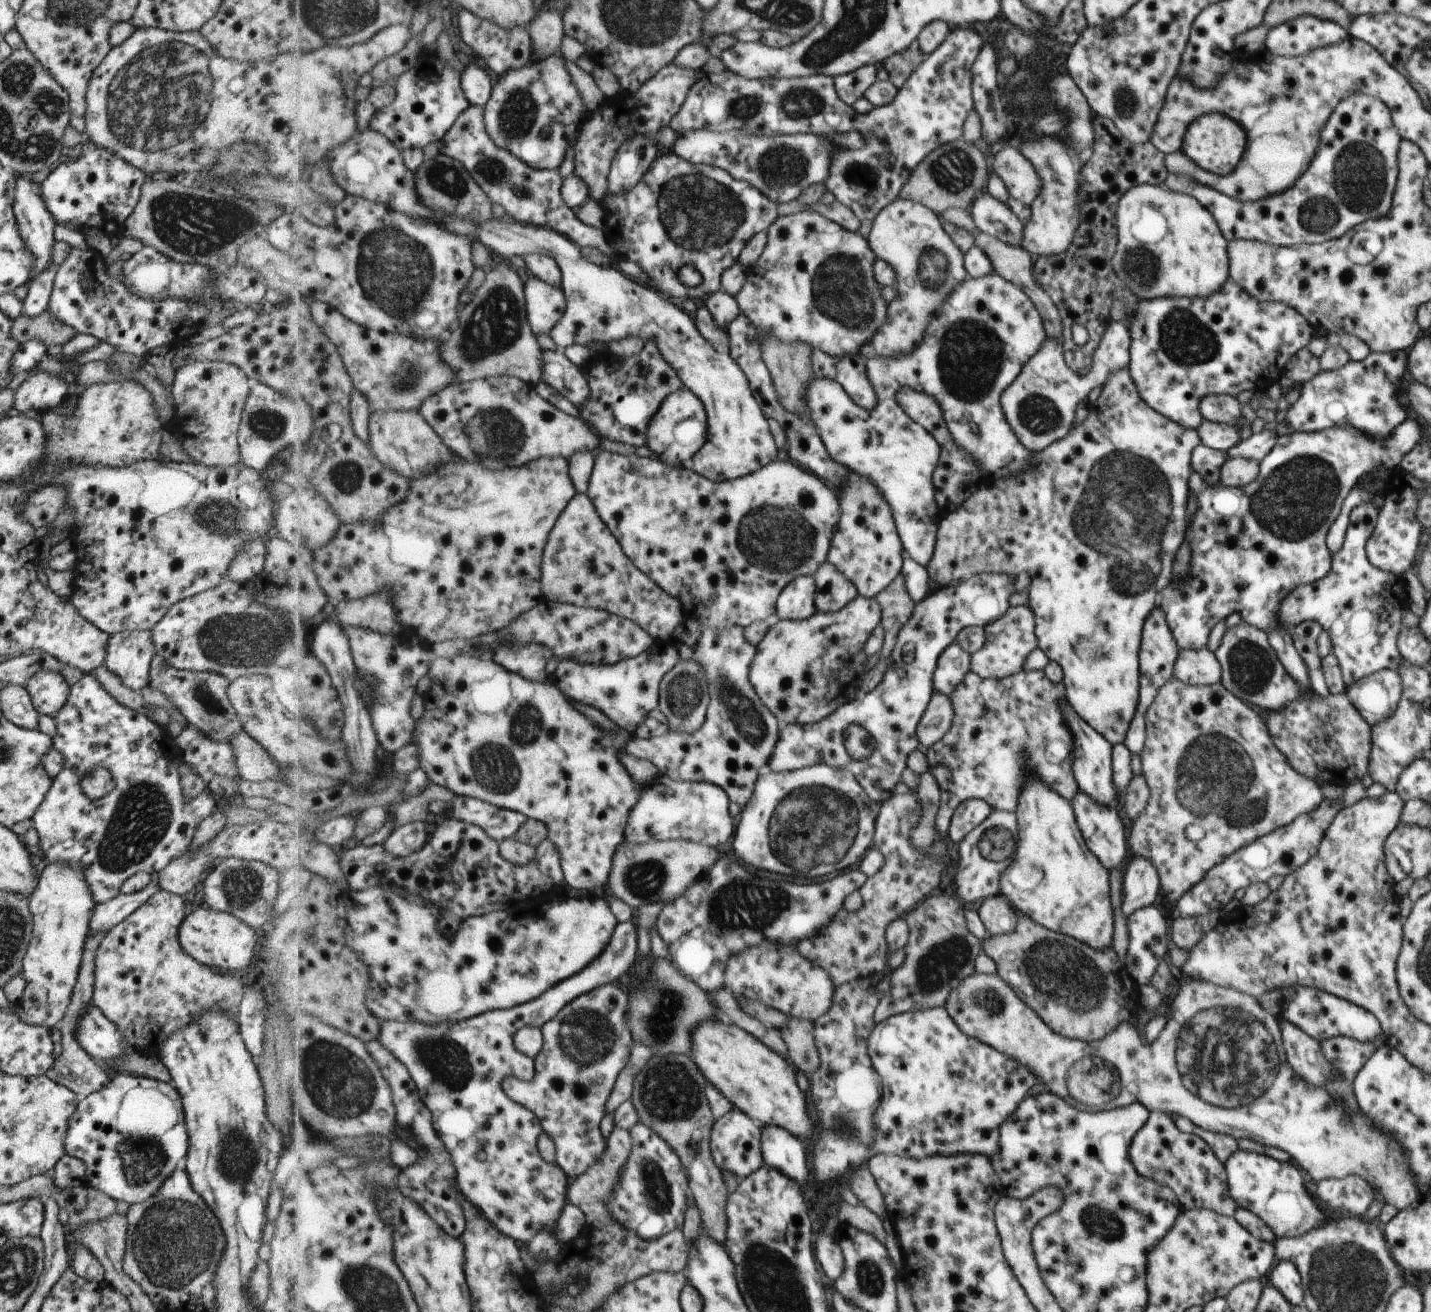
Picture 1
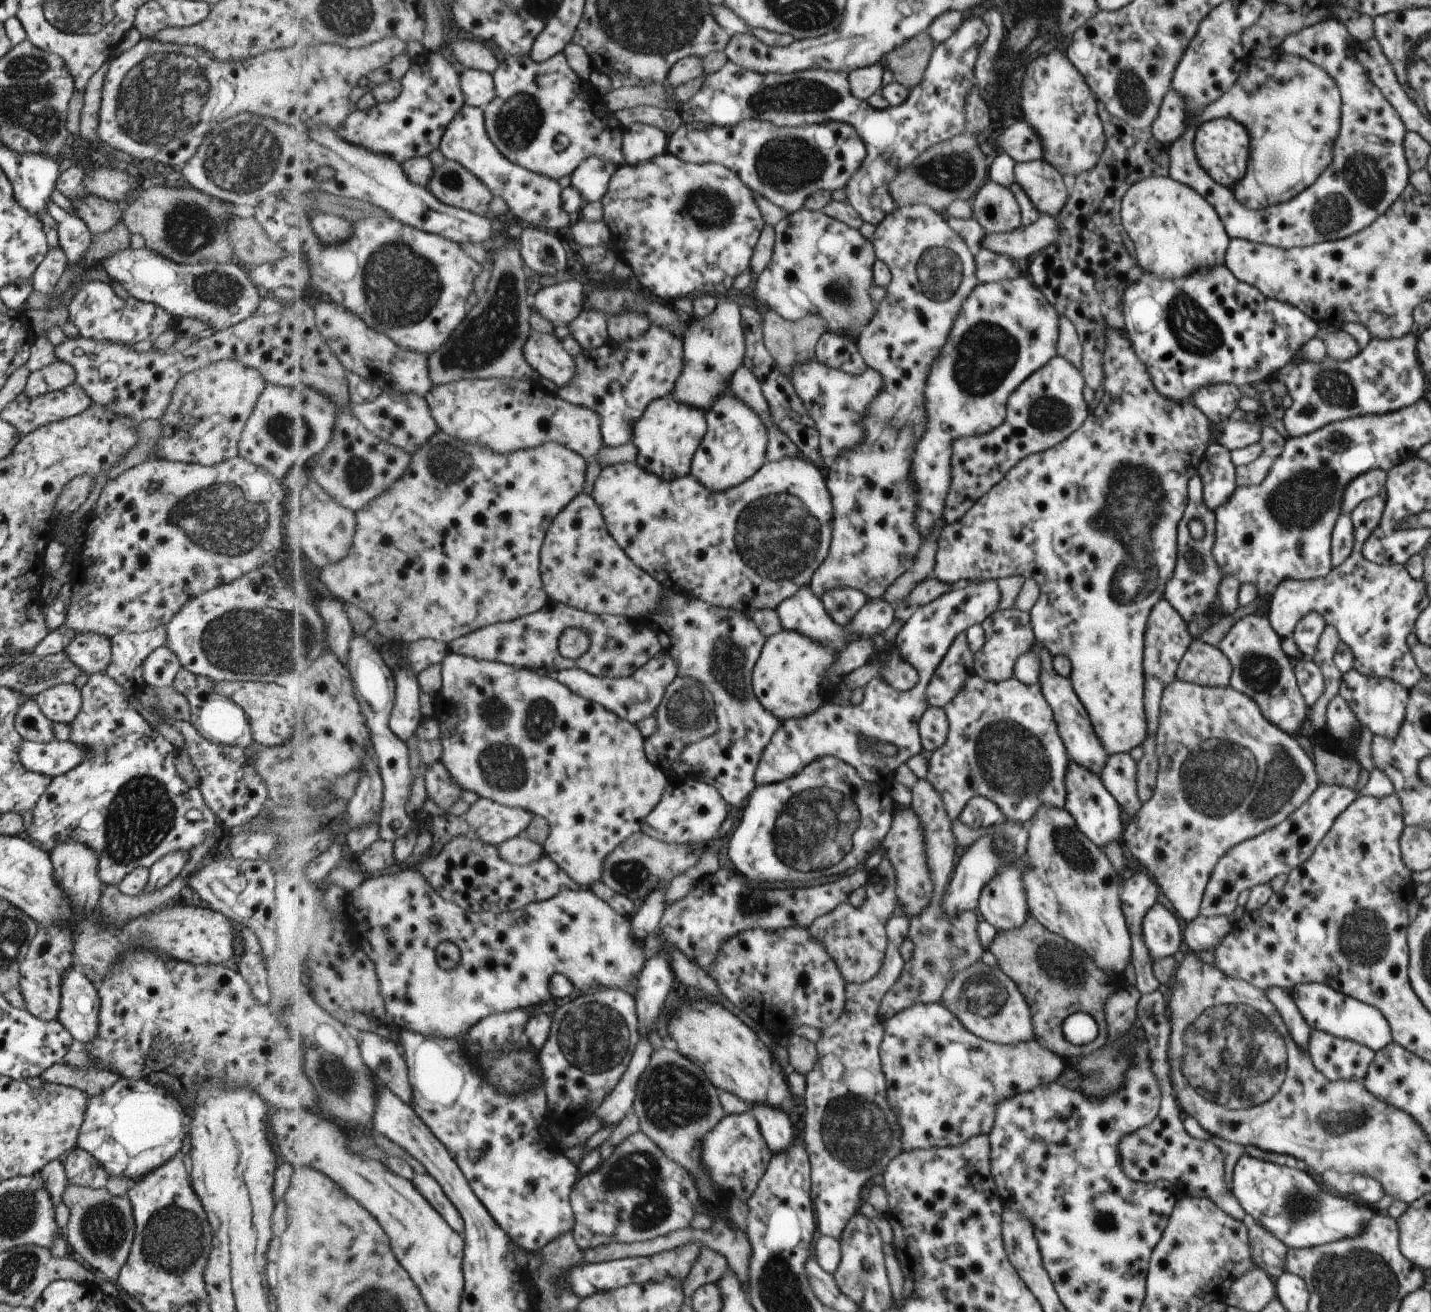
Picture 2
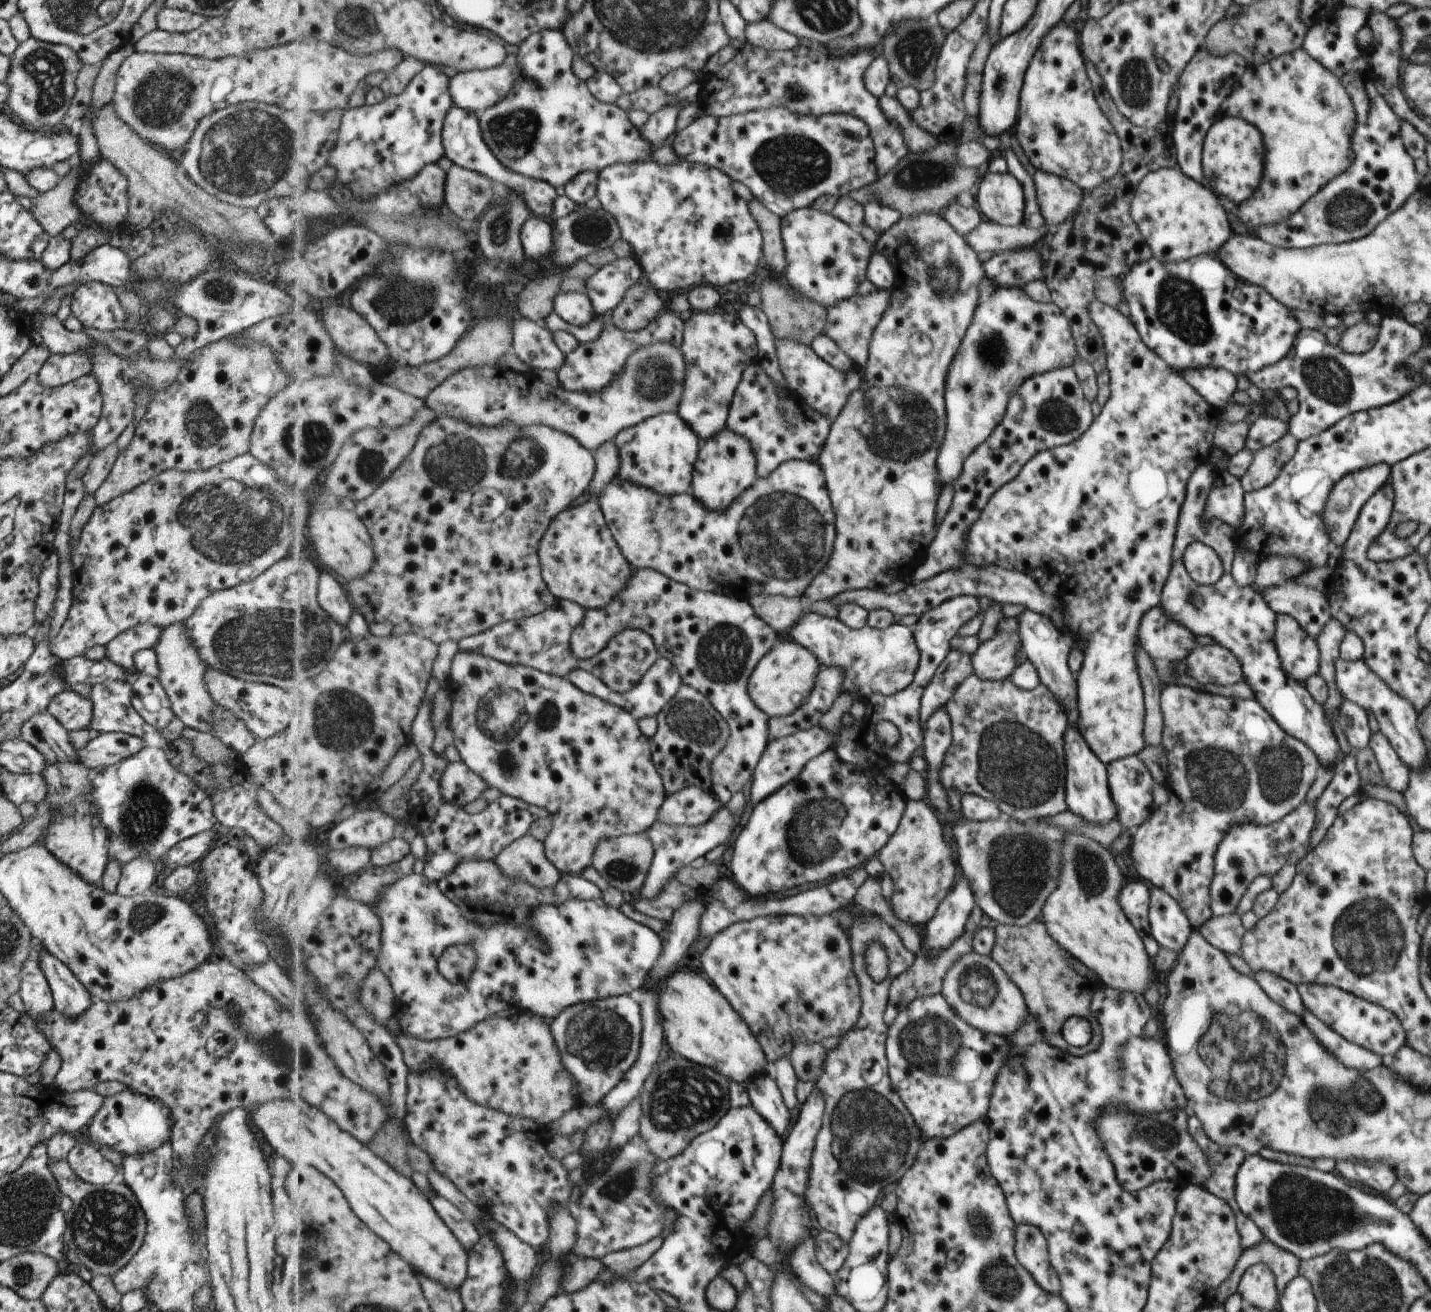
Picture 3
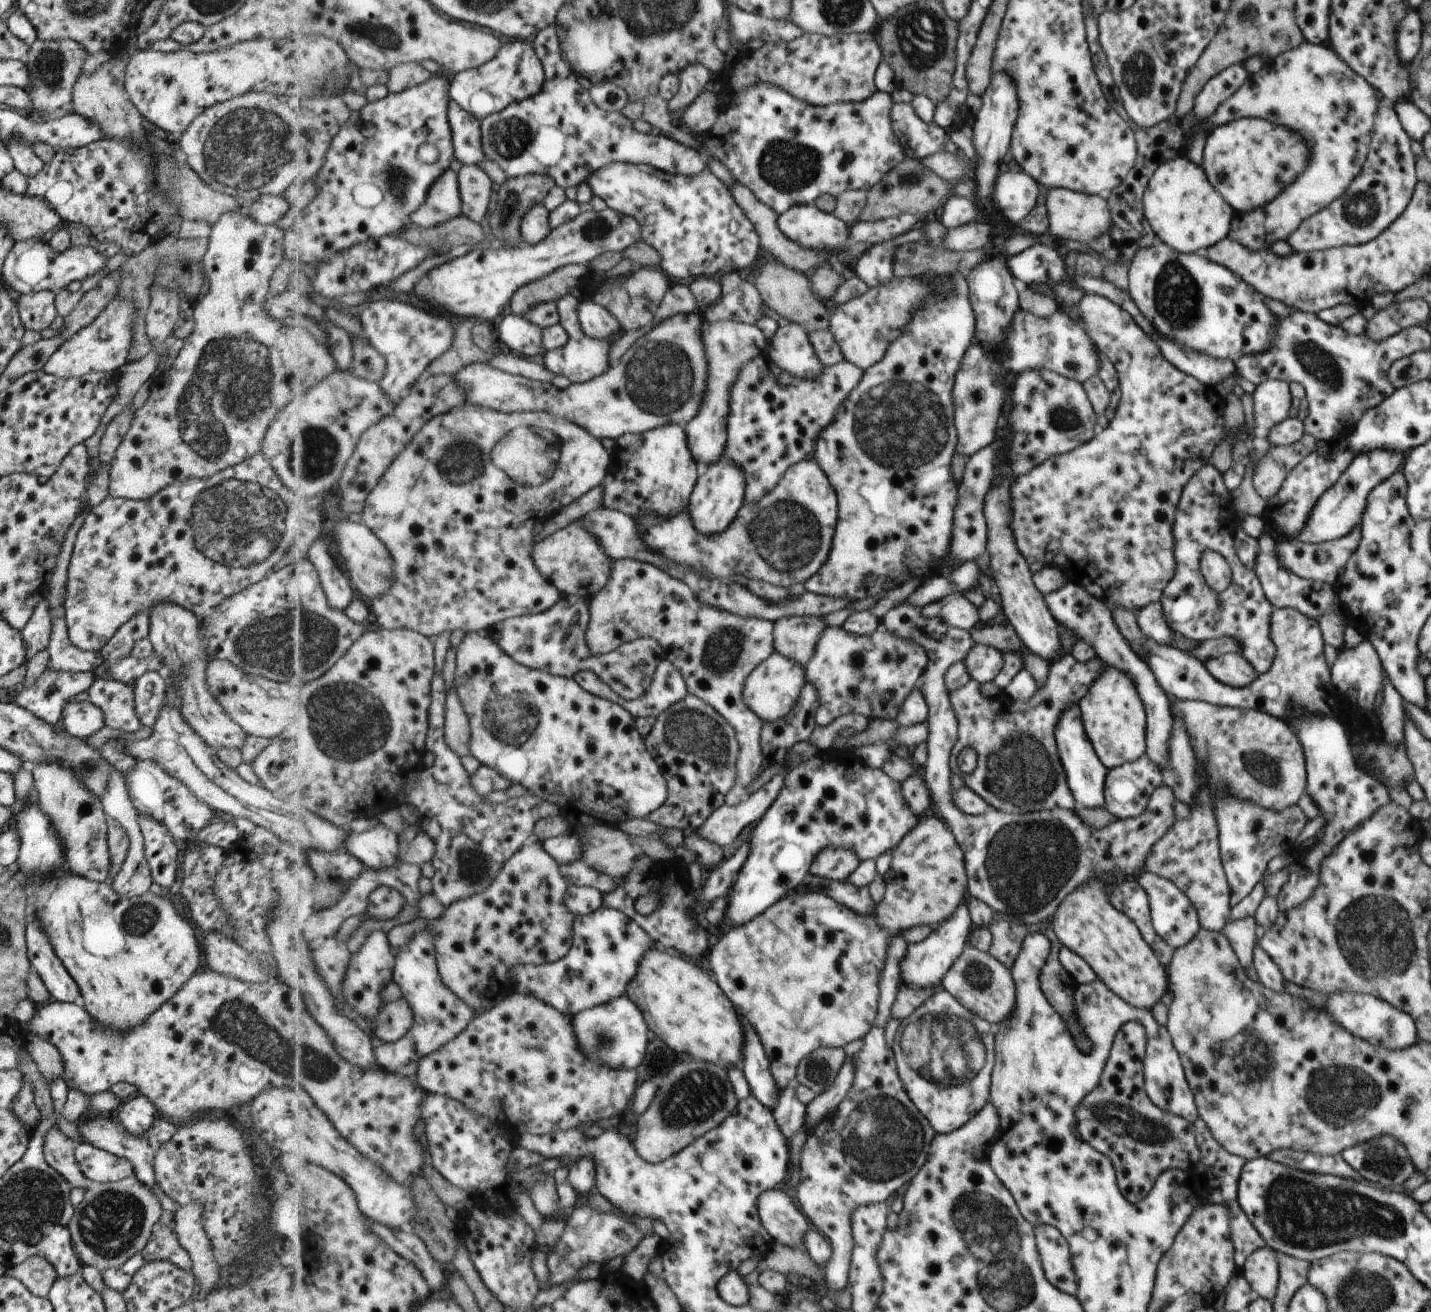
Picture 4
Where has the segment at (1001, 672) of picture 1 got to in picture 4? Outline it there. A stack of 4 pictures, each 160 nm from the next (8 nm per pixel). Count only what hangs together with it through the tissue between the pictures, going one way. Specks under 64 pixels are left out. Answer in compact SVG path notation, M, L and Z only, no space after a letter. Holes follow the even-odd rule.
M976 644L967 652L962 662L970 679L983 686L985 683L990 684L995 674L1001 670L1003 658L991 646Z

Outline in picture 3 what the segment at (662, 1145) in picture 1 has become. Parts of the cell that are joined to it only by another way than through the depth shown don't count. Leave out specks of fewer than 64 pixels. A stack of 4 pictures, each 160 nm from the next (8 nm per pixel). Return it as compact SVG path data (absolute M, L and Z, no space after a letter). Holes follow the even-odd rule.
M638 1134L631 1138L625 1146L614 1153L613 1162L609 1164L599 1178L595 1178L591 1184L585 1187L574 1188L569 1202L570 1214L575 1217L578 1225L578 1238L575 1242L574 1250L570 1255L573 1259L601 1259L609 1254L631 1249L640 1245L648 1244L661 1234L663 1222L663 1212L665 1206L655 1198L653 1194L653 1172L659 1164L659 1158L649 1150L647 1140Z

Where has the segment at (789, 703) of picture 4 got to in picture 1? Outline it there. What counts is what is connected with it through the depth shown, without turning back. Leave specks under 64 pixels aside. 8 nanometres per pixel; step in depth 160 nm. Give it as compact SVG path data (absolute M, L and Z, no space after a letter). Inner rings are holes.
M861 595L836 613L824 613L819 610L811 619L804 621L776 618L773 620L765 638L757 645L750 679L765 706L775 714L783 726L816 723L832 715L842 704L853 702L860 696L860 686L867 674L865 663L869 658L865 654L864 646L876 628L881 626L883 614L880 601L875 597Z

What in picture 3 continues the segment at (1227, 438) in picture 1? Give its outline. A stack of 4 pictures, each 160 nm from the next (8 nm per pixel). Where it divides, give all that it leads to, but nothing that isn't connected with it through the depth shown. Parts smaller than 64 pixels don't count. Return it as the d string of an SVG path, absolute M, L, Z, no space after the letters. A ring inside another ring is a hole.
M1267 414L1249 424L1244 447L1251 452L1257 451L1264 446L1274 444L1286 433L1288 433L1288 424Z

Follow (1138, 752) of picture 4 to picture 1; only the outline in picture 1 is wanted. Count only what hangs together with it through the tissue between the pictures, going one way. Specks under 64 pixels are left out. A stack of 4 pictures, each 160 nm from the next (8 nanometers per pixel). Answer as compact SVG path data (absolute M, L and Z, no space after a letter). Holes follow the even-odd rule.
M1127 367L1110 372L1102 384L1100 396L1086 405L1087 416L1071 428L1069 434L1056 440L1051 446L1032 454L1032 463L1024 471L1009 473L994 481L985 482L968 496L955 512L942 516L938 531L936 552L926 566L930 577L941 587L967 580L979 573L1006 574L1015 577L1019 572L1030 576L1027 605L1034 615L1036 646L1049 661L1060 664L1065 700L1074 711L1091 725L1109 744L1124 742L1126 733L1135 716L1138 701L1138 650L1141 644L1142 624L1149 611L1155 606L1155 594L1170 582L1174 556L1182 545L1187 531L1185 518L1186 498L1189 493L1189 478L1192 474L1192 452L1201 444L1196 429L1186 429L1169 417L1158 413L1143 400Z

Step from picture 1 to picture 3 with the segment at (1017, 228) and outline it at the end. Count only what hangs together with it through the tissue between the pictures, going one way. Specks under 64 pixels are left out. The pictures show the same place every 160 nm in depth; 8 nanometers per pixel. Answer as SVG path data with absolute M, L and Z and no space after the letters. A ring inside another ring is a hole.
M984 170L980 181L975 196L980 215L1003 227L1017 227L1023 222L1023 188L1011 173L997 175Z

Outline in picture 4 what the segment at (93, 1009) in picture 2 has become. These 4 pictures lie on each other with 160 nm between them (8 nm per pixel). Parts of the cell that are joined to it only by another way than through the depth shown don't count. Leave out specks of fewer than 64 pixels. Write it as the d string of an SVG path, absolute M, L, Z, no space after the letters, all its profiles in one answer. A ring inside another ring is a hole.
M33 917L25 926L26 954L33 970L50 995L52 1001L73 1003L79 990L67 970L53 954L45 932L39 928L37 918Z

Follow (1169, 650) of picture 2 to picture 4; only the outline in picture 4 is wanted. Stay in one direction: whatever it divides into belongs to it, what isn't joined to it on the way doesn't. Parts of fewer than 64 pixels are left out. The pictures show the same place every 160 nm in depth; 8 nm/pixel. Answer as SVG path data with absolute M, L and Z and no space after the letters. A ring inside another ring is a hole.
M1159 601L1139 608L1134 613L1134 616L1137 627L1145 638L1149 638L1149 640L1153 640L1157 644L1171 646L1171 634L1173 634L1173 630L1170 630L1169 626L1165 624L1165 620L1163 620Z

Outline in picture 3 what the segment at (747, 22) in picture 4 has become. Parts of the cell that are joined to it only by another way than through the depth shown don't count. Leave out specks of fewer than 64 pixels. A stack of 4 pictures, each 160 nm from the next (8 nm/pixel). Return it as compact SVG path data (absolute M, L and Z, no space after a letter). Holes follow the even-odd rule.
M767 19L762 22L749 23L746 27L746 36L748 44L775 51L795 49L800 44L800 39L795 34L781 29Z

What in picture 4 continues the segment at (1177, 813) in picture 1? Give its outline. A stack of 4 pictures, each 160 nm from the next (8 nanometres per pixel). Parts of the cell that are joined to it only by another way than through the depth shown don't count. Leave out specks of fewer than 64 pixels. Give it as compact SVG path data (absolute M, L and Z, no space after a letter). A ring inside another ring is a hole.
M1169 700L1170 720L1177 718L1185 726L1185 734L1195 760L1197 774L1197 796L1195 802L1189 804L1189 816L1185 820L1176 819L1172 828L1157 840L1151 852L1145 858L1141 872L1155 874L1175 885L1196 908L1196 917L1200 928L1220 932L1225 922L1230 919L1229 889L1225 880L1223 865L1219 860L1219 834L1217 833L1216 813L1213 802L1223 796L1235 796L1237 800L1249 800L1265 810L1281 812L1285 808L1296 805L1307 789L1307 762L1304 758L1303 746L1289 725L1271 714L1245 708L1232 708L1208 704L1195 700Z

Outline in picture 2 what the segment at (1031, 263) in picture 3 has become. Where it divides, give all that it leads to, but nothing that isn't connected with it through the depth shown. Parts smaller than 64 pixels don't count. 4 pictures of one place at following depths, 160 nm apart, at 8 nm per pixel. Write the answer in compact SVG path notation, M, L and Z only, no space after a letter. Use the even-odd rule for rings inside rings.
M979 248L975 252L975 274L978 283L996 282L1021 276L1020 269L1013 259Z

